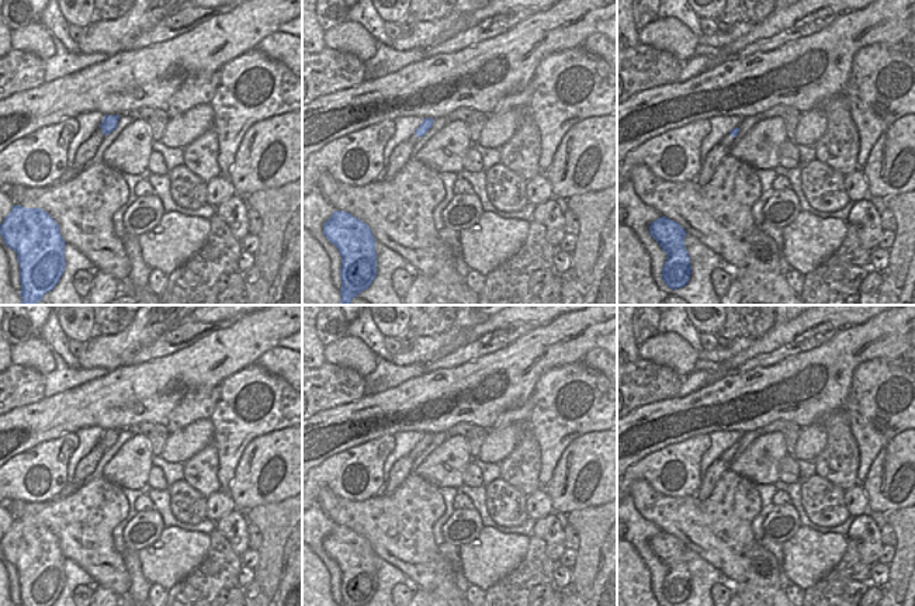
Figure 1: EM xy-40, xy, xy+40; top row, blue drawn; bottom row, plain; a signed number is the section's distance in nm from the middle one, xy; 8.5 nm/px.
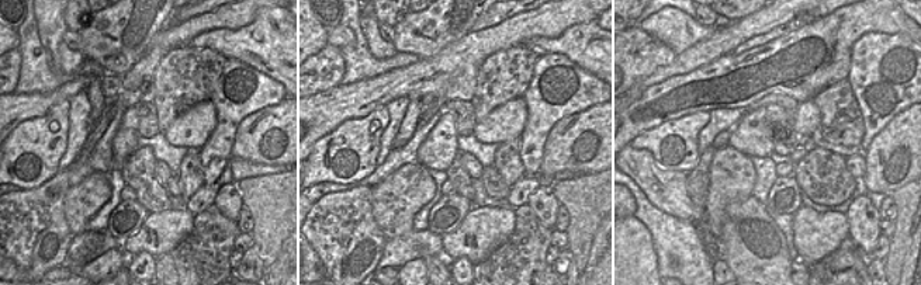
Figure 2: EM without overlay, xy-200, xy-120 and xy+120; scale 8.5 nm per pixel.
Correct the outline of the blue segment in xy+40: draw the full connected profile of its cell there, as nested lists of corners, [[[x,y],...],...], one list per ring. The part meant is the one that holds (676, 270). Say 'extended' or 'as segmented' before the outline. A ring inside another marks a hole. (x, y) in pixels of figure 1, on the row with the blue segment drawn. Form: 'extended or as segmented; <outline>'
as segmented; [[[661,217],[649,225],[651,236],[668,254],[662,280],[670,290],[684,287],[692,274],[690,257],[684,246],[686,231],[675,221]]]

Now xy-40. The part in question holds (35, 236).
as segmented; [[[13,205],[0,235],[17,253],[21,305],[37,305],[65,271],[65,240],[59,225],[41,208]]]

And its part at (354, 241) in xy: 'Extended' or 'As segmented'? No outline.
As segmented

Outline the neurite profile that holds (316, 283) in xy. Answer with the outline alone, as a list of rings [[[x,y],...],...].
[[[302,228],[302,305],[340,305],[340,291],[332,284],[330,257],[313,235]]]

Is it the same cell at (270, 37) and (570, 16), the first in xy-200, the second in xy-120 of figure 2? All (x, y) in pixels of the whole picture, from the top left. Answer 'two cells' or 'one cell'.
two cells

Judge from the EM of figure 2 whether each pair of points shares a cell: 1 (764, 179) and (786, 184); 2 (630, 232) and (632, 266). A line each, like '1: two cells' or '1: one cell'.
1: two cells
2: one cell

